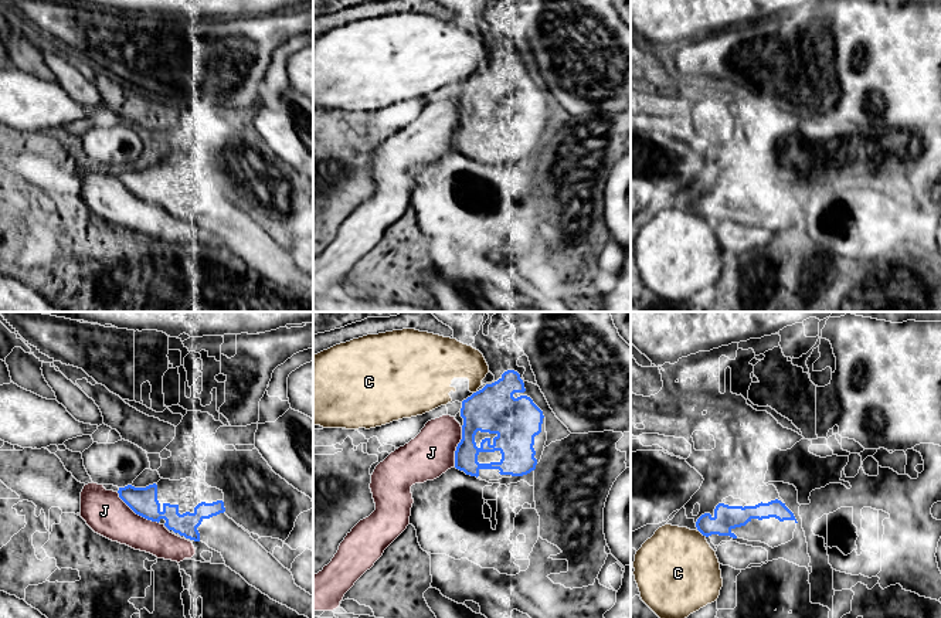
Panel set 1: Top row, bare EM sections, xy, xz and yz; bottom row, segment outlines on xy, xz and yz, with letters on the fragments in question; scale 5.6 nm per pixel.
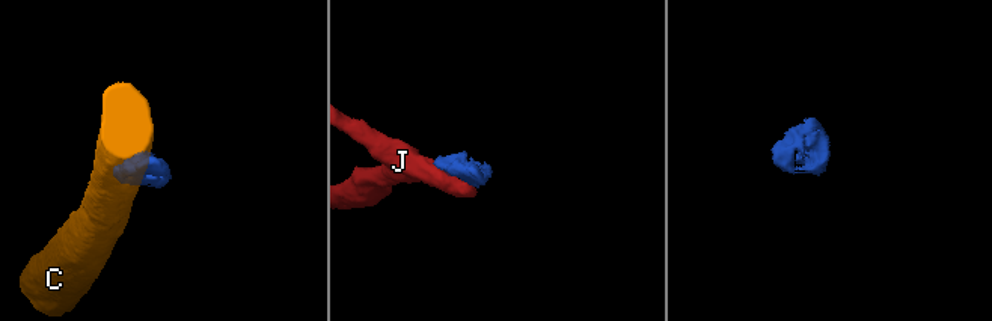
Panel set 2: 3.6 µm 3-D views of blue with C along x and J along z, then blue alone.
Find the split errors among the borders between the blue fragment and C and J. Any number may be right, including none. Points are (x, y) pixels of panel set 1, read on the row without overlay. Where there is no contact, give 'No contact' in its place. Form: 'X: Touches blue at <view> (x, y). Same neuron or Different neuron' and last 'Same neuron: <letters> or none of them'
C: Touches blue at yz (703, 217). Different neuron
J: Touches blue at xy (136, 196). Different neuron
Same neuron: none of them

